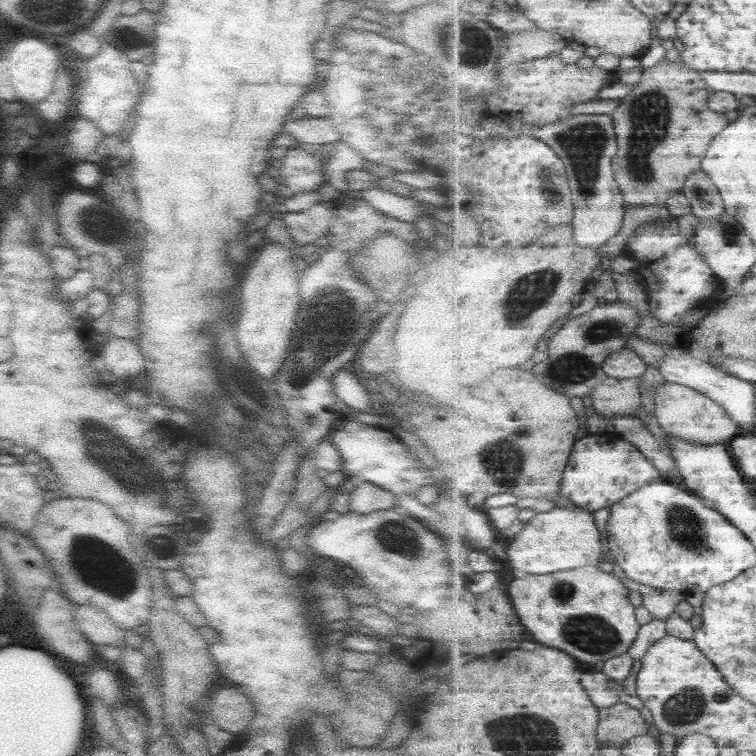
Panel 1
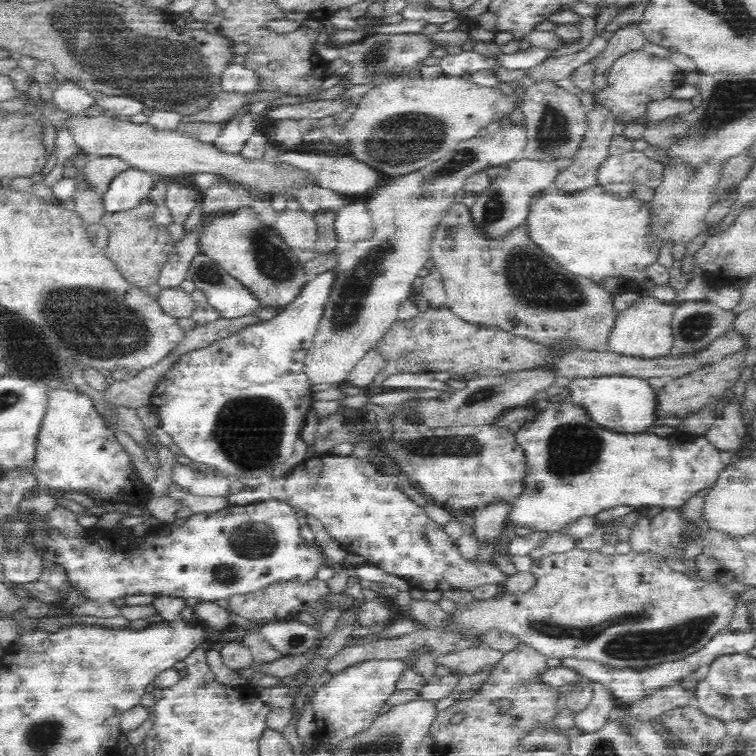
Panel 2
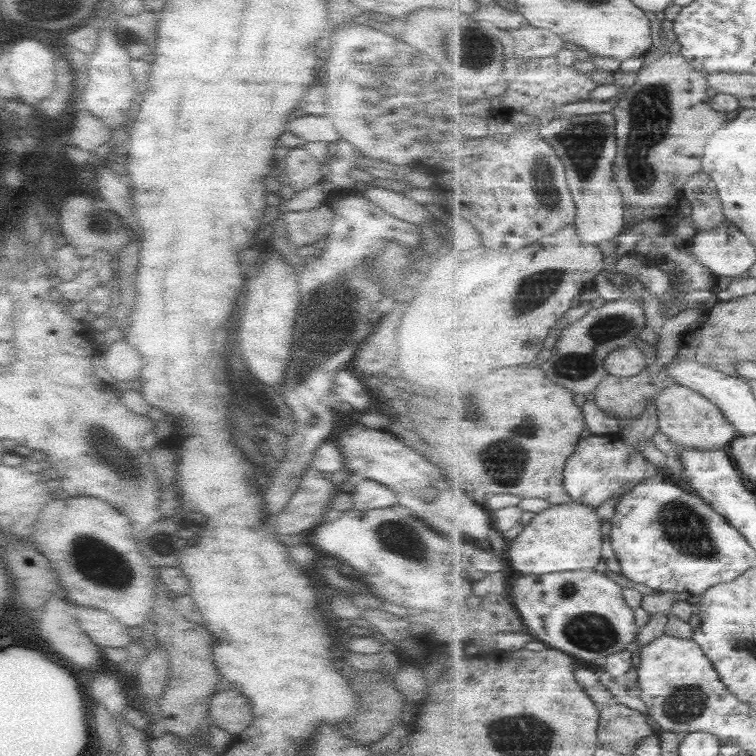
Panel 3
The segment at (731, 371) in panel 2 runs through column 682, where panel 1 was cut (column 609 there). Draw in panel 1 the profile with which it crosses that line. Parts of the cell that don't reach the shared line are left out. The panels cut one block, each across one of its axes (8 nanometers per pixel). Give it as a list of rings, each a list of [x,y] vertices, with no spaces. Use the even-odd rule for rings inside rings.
[[[605,377],[591,393],[593,408],[608,419],[615,417],[637,417],[642,407],[641,393],[643,393],[643,378],[630,378],[619,380],[618,378]]]

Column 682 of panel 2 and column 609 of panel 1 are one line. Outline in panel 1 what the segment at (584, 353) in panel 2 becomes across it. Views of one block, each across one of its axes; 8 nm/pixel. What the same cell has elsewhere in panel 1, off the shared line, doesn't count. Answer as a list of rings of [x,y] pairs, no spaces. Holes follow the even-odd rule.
[[[623,349],[608,356],[604,362],[604,371],[609,377],[619,380],[639,378],[647,372],[646,360],[633,349]]]

